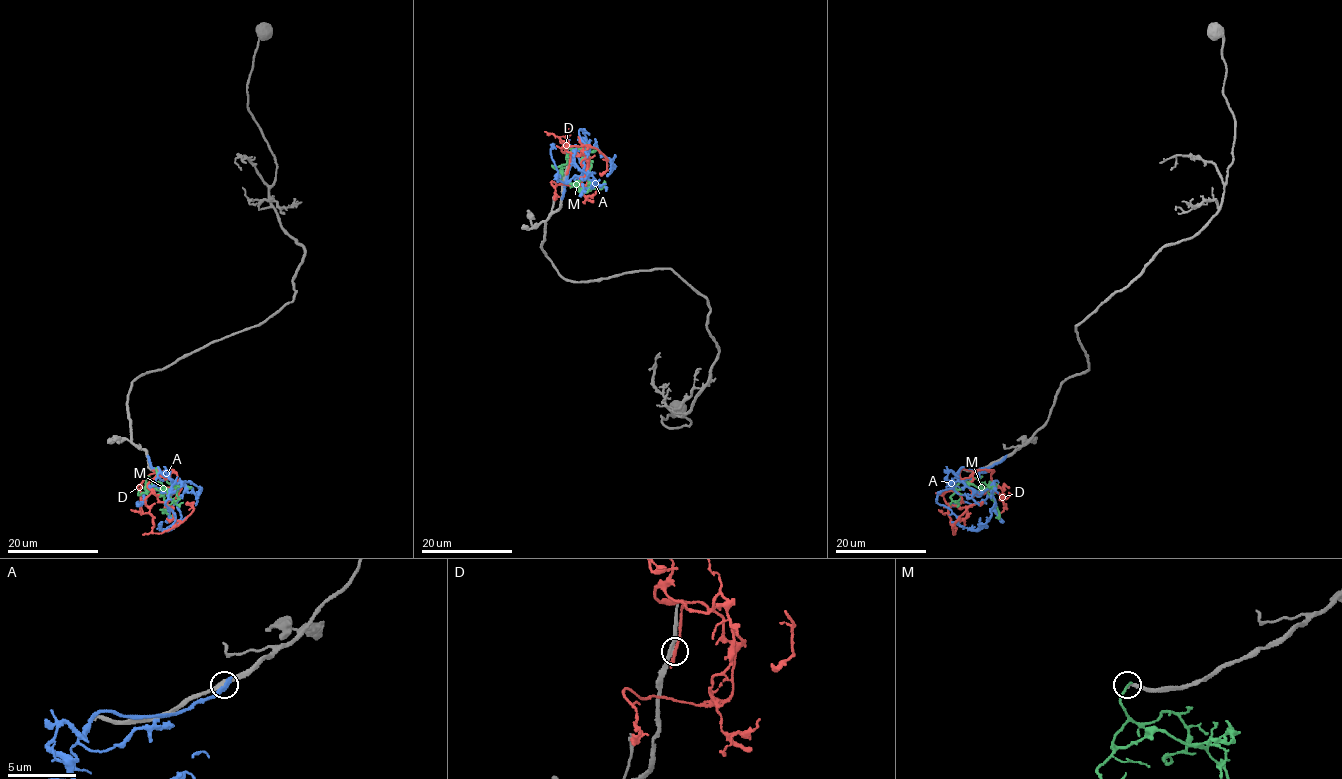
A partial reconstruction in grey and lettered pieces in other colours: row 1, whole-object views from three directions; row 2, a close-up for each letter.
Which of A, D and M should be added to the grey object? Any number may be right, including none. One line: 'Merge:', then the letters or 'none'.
Merge: none

